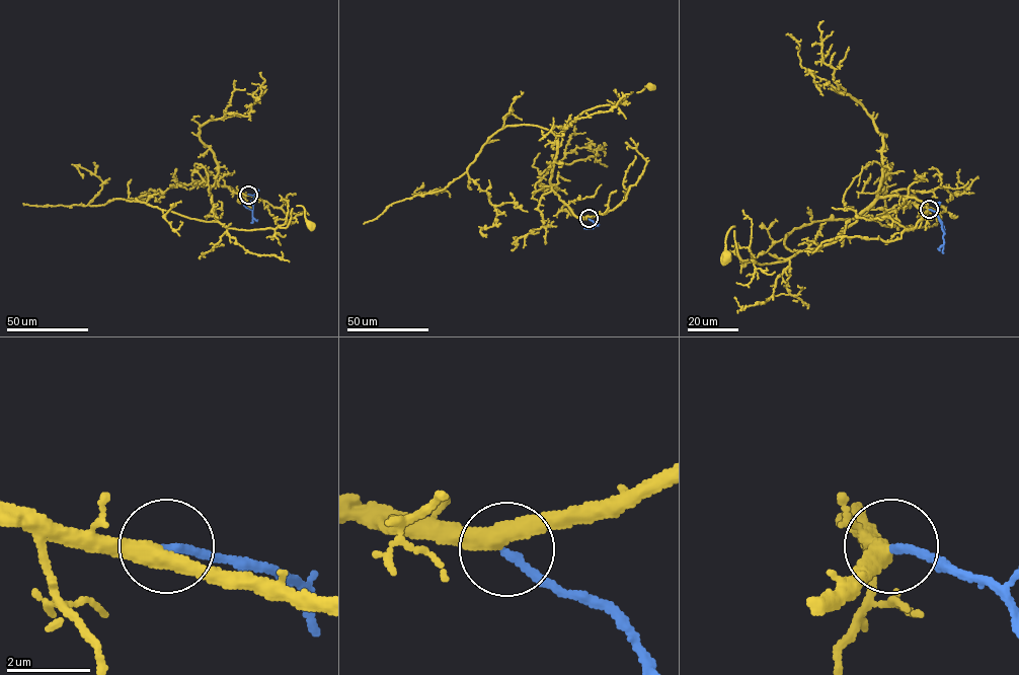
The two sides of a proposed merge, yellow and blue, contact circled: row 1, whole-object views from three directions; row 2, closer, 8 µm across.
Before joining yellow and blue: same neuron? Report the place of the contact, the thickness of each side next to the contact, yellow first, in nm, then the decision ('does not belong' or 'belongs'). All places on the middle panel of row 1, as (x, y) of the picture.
place (589, 218); calibres 420 and 200 nm; belongs

